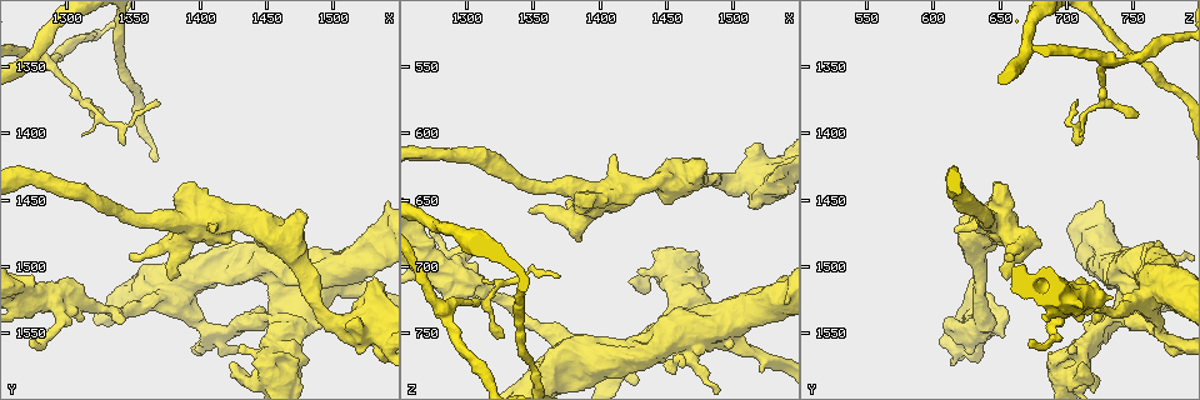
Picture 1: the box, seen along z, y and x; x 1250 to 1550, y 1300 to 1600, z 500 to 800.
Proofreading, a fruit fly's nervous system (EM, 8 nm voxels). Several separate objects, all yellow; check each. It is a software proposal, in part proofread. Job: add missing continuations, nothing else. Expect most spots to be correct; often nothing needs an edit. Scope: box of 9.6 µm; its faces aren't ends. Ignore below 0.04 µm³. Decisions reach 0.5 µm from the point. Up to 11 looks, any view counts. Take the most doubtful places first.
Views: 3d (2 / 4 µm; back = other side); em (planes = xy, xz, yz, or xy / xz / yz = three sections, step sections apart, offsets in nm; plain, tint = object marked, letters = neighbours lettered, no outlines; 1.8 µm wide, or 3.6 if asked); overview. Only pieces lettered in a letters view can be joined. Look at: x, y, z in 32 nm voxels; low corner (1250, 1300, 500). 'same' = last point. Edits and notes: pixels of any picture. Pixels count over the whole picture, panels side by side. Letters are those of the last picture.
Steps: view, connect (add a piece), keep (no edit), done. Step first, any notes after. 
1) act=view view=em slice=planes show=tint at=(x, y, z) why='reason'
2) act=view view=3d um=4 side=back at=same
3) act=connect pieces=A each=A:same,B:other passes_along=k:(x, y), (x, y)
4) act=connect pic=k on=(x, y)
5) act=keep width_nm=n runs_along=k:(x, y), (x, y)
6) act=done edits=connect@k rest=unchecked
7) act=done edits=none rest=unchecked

act=view view=em slice=yz step=16 show=letters at=(1328, 1386, 754) why='free end'

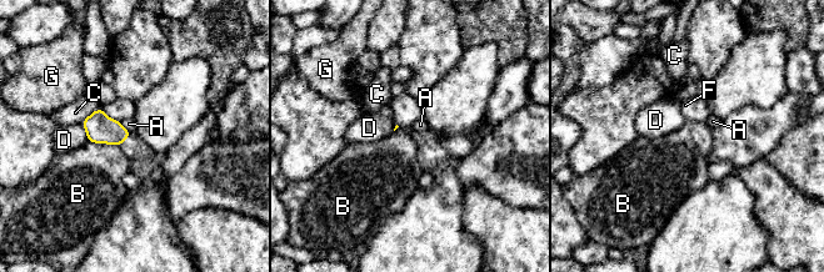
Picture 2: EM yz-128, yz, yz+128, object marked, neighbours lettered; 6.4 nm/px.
act=view view=em slice=planes show=letters at=same why='another direction'

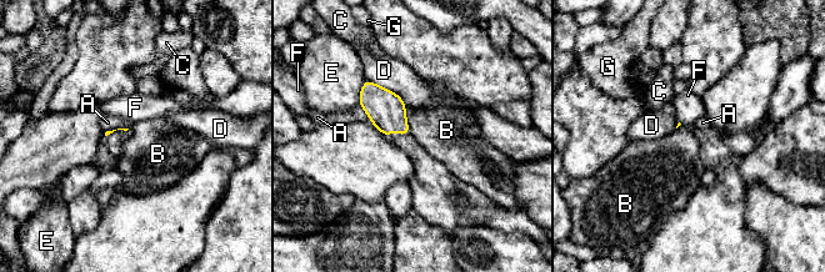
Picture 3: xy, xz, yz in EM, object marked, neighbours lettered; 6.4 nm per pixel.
act=keep each=A:other,B:other,C:other,D:other,E:other,F:other,G:other border=3:(403, 101), (409, 132) found='none of them fits'

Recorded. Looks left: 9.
act=view view=3d um=4 at=(1342, 1410, 708) why='thin end'

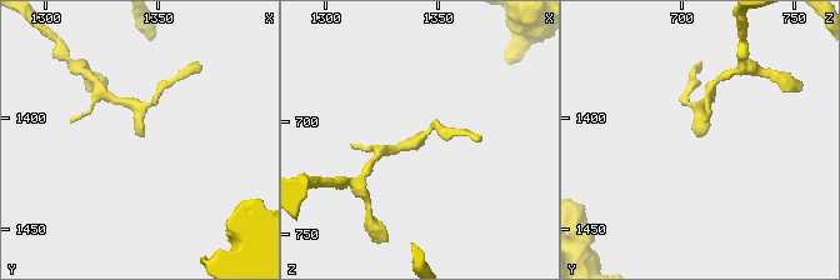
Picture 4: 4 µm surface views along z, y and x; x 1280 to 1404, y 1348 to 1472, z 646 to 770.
act=view view=em slice=yz step=4 show=letters at=(1344, 1409, 707)

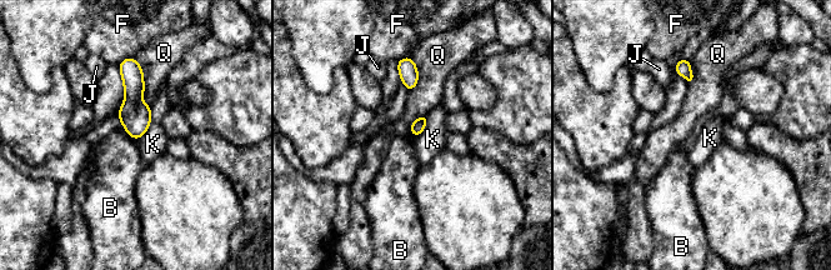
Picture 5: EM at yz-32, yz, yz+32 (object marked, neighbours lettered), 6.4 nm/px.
act=view view=em slice=xy step=4 show=letters at=same why='cut it another way'

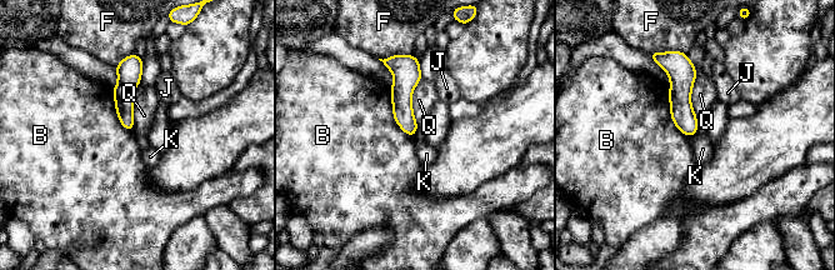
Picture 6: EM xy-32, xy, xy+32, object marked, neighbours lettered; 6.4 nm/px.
act=keep width_nm=100 each=B:other,F:other,J:other,K:other,Q:other border=6:(685, 54), (695, 70), (696, 118) found='none of them fits'

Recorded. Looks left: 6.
act=view view=em slice=yz step=4 show=letters at=(1378, 1508, 656) why='free end'

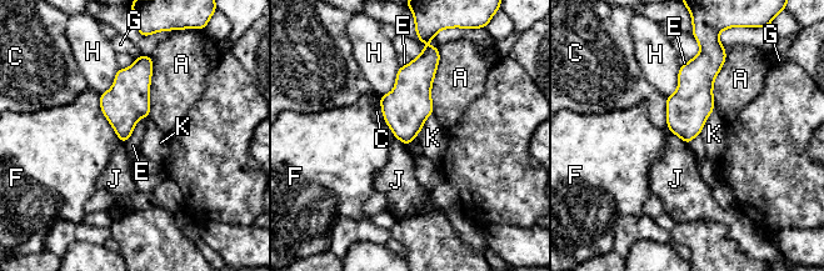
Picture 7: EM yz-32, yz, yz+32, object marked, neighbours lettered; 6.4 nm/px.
act=view view=em slice=planes show=letters at=same why='cut it another way'

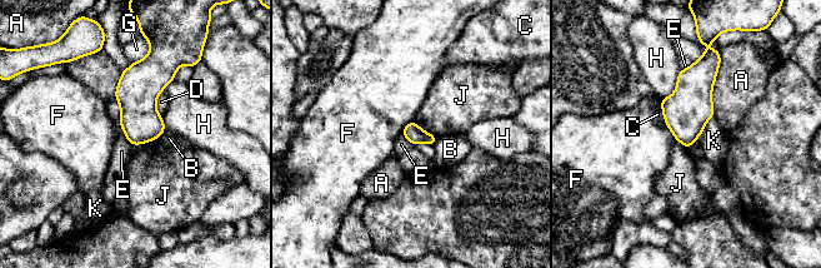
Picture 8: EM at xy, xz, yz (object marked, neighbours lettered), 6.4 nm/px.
act=keep longest_contact=A:400nm each=A:other,B:other,C:other,D:other,E:other,F:other,G:other,H:other,J:other,K:other border=8:(114, 98), (120, 128), (131, 144) found='no lettered piece goes on from it'

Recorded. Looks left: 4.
act=view view=3d um=4 at=(1294, 1538, 692) why='sharp bend'

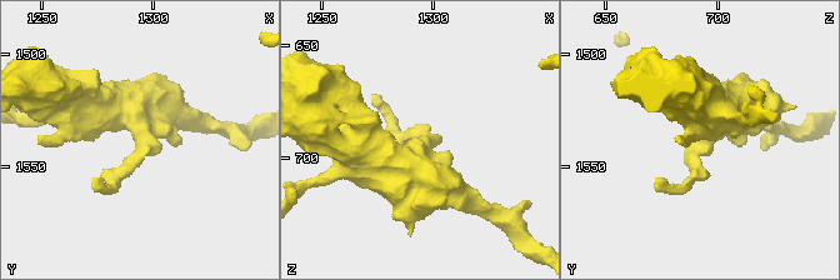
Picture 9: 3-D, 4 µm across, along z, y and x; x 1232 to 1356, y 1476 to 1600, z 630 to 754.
act=view view=em slice=xy step=16 show=letters at=(1294, 1536, 695)

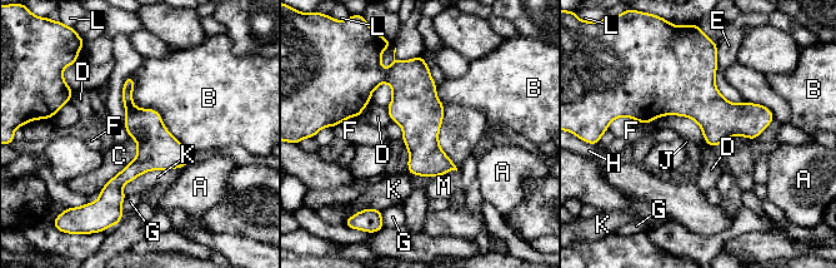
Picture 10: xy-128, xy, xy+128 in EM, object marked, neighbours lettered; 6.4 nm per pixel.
act=view view=em slice=planes show=letters at=same why='another direction'

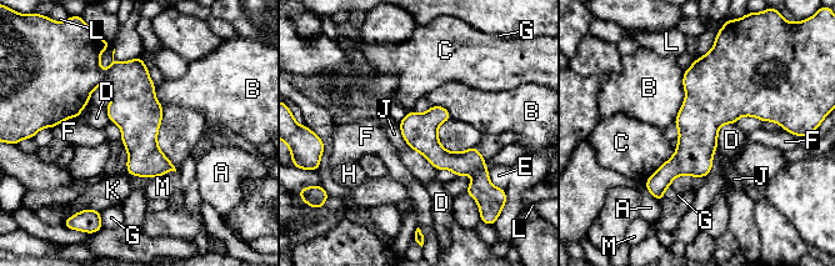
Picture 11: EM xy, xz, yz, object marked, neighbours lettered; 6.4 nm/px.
act=keep width_nm=220 each=A:other,B:other,C:other,D:other,E:other,F:other,G:other,H:other,J:other,K:other,L:other,M:other runs_along=11:(404, 123), (441, 159), (483, 172) found='no lettered piece goes on from it'

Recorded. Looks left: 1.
act=done edits=none rest=unchecked

